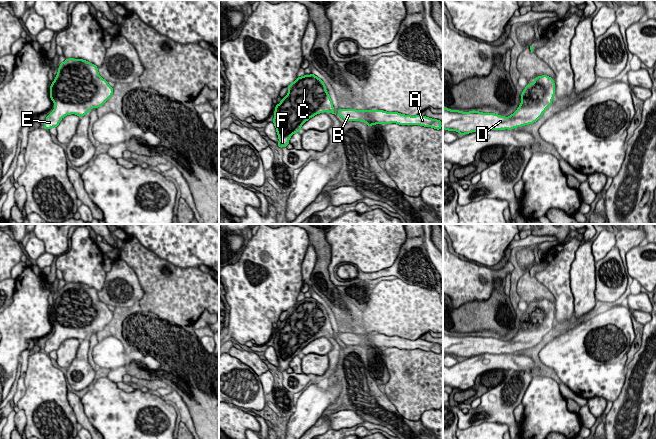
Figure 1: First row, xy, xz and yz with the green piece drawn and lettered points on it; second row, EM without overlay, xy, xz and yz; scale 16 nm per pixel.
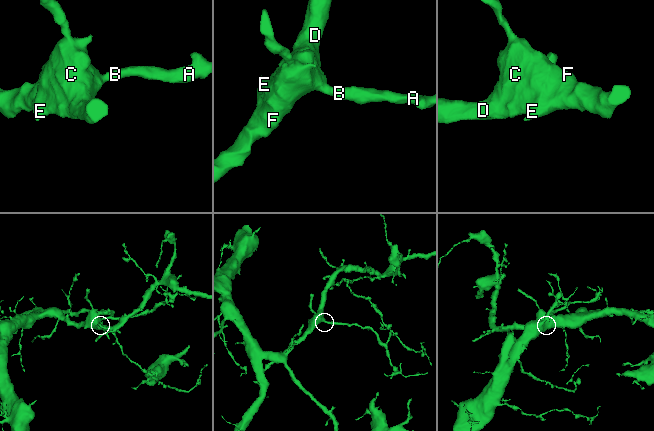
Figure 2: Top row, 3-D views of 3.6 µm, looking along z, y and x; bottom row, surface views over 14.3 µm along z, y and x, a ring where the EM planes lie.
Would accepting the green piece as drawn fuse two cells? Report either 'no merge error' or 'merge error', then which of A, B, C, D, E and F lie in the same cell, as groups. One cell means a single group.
no merge error; groups A B C D E F

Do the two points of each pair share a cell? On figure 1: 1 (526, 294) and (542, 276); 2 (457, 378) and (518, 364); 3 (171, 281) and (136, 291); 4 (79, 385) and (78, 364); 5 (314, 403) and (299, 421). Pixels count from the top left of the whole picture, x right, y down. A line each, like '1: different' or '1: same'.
1: different
2: same
3: different
4: same
5: same

